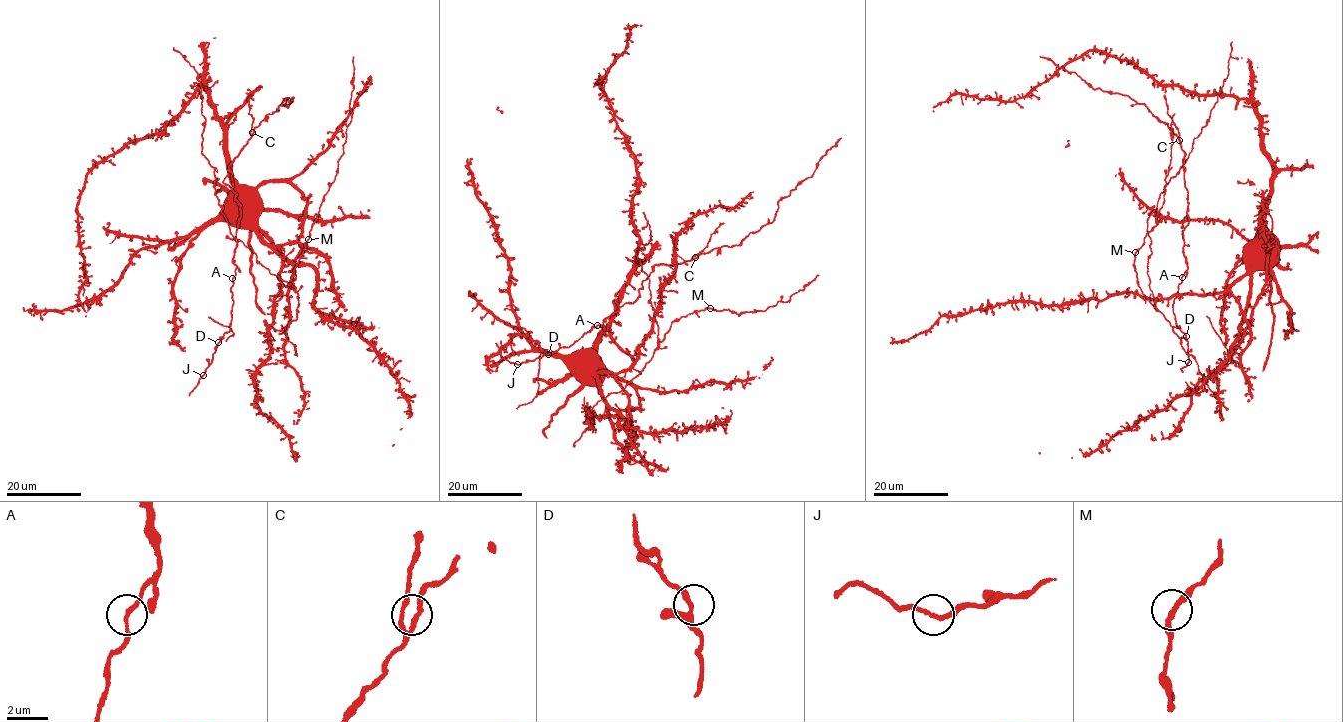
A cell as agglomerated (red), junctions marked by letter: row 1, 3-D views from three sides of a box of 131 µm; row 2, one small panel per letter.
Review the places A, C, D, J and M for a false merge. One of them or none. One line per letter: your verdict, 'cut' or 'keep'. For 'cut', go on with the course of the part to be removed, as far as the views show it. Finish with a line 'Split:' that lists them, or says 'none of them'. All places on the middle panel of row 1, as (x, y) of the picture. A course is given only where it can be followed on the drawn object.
A: keep
C: keep
D: keep
J: keep
M: keep
Split: none of them

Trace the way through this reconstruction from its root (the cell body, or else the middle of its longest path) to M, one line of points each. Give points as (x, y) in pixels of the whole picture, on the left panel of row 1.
M: (295, 260), (289, 293), (286, 340), (285, 331), (289, 322), (296, 319), (299, 303), (291, 278), (308, 239)

